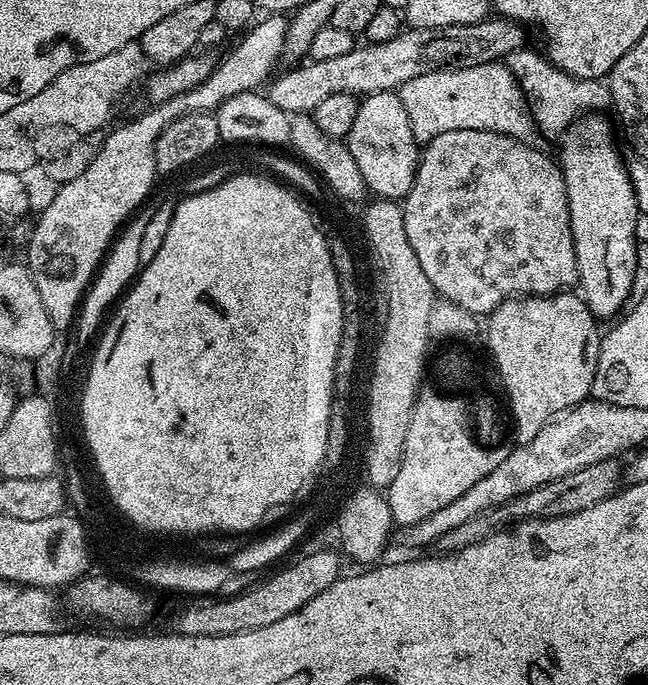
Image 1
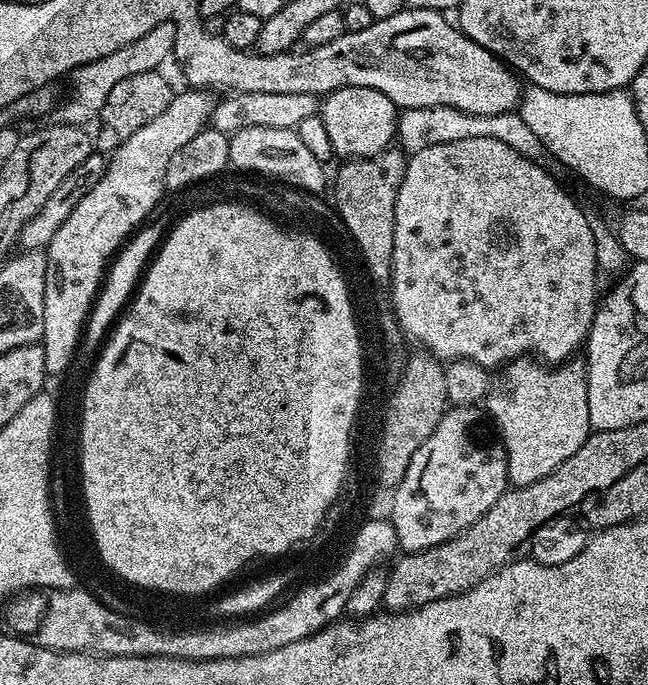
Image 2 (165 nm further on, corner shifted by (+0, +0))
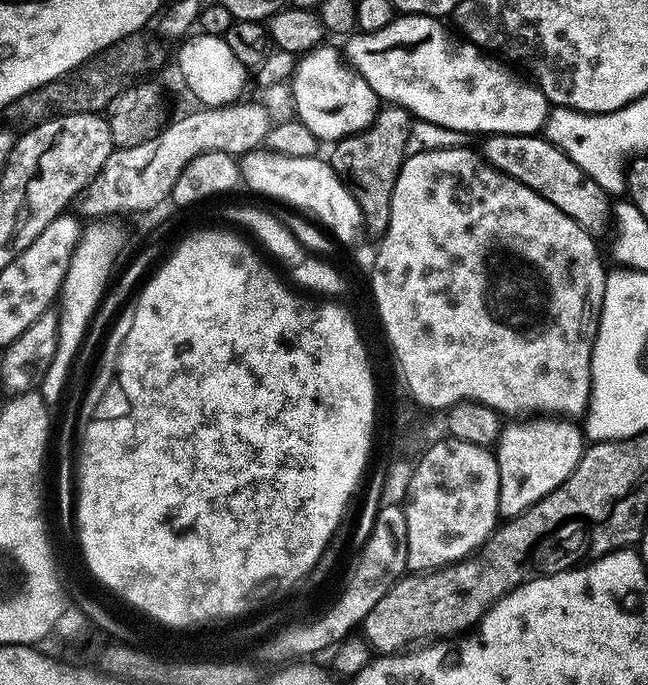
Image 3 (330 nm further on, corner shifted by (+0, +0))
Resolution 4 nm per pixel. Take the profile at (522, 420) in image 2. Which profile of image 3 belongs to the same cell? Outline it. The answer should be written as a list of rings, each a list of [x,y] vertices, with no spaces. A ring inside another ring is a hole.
[[[524,418],[519,422],[508,422],[500,429],[500,439],[494,445],[494,455],[498,462],[498,478],[500,493],[498,494],[498,510],[500,516],[511,518],[521,516],[534,502],[546,498],[550,490],[558,490],[570,474],[574,474],[574,466],[582,458],[586,447],[586,437],[581,425],[566,418]]]

